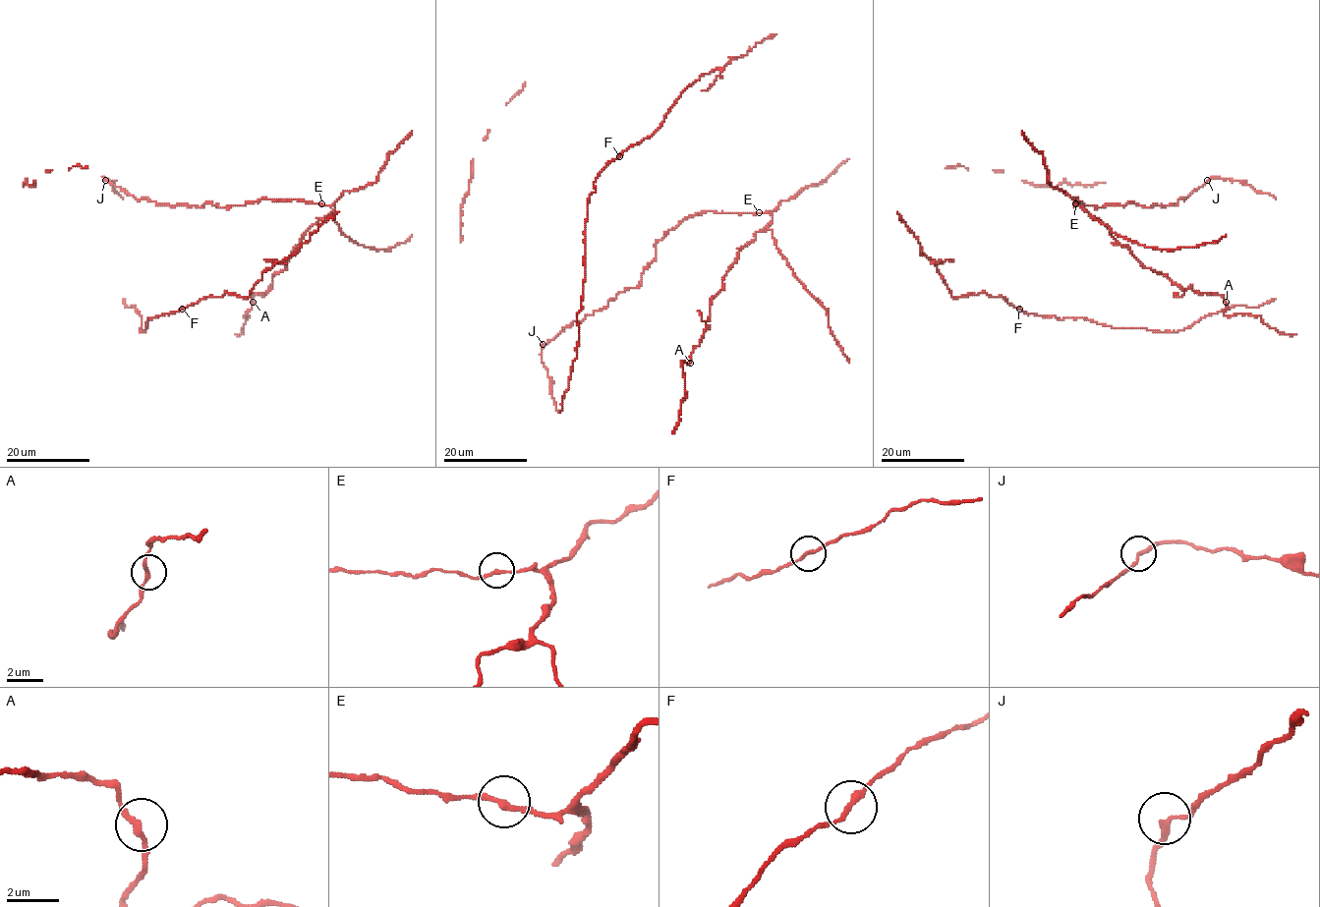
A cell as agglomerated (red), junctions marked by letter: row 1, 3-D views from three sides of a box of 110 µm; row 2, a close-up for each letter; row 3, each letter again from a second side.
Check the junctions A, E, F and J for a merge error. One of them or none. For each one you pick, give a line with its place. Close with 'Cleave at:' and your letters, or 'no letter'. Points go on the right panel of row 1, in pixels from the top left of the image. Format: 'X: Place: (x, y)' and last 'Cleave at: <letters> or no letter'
Cleave at: no letter

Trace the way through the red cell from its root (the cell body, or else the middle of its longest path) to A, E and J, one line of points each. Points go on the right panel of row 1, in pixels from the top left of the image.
A: (1248, 185), (1211, 178), (1175, 204), (1149, 208), (1096, 208), (1074, 199), (1143, 266), (1226, 302)
E: (1248, 185), (1211, 178), (1175, 204), (1149, 208), (1134, 202), (1096, 208), (1076, 198), (1075, 203)
J: (1248, 185), (1230, 179), (1207, 180)

